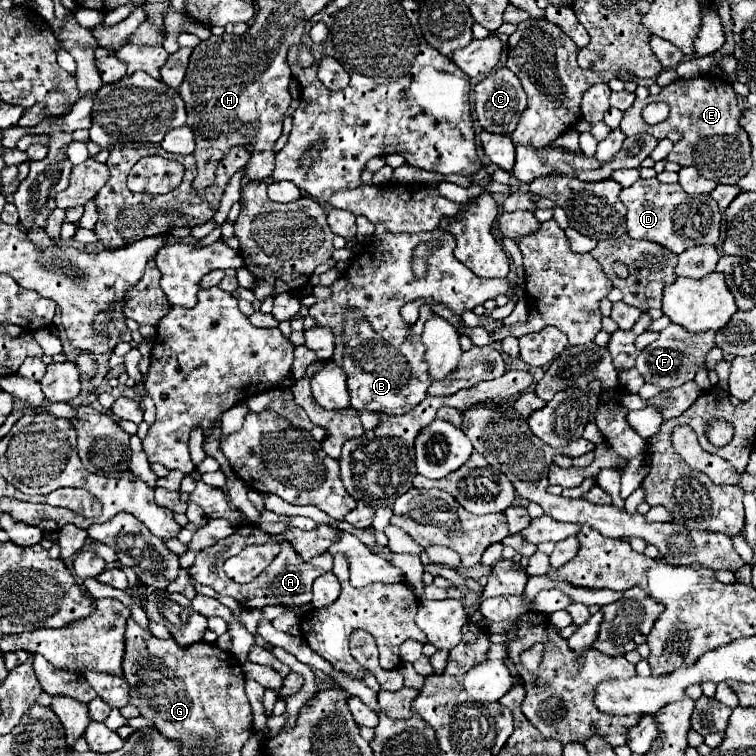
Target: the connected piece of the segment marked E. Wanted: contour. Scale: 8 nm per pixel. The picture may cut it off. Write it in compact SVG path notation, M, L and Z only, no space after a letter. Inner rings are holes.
M707 74L689 80L679 78L673 84L665 86L663 92L657 96L649 96L645 100L637 98L633 106L625 110L621 130L627 136L647 132L657 136L657 140L663 140L669 130L681 130L683 138L669 152L669 162L677 162L679 166L695 166L701 176L711 178L717 184L737 184L751 168L751 144L747 132L739 126L739 118L741 108L731 84L725 82L721 76ZM651 100L663 100L671 106L669 118L655 126L645 124L641 118L641 110L651 104Z

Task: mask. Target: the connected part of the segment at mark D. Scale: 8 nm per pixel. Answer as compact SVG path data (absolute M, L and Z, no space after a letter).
M651 178L623 188L619 198L627 206L627 230L635 240L653 240L675 254L719 240L721 212L709 194L689 196L679 184L661 184L657 178Z

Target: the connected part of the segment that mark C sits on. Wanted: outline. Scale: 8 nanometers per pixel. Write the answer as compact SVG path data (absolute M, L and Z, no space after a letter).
M497 68L497 70L489 72L473 90L475 90L477 120L479 120L481 128L485 132L509 136L517 128L517 122L527 108L527 96L525 96L525 90L523 90L519 78L509 68Z

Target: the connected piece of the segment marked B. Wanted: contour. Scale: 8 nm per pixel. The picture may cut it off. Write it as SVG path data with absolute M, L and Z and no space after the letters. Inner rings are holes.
M377 224L373 240L361 248L351 260L349 270L331 286L331 298L309 308L317 326L327 326L335 334L333 362L347 372L349 398L355 410L401 416L411 412L427 396L431 376L419 340L423 324L433 310L421 306L417 324L409 328L399 314L403 304L417 298L431 298L443 302L461 316L465 310L473 310L477 304L483 304L497 294L507 294L507 280L481 280L479 276L473 276L465 264L453 260L453 248L453 236L441 228L431 234L389 234ZM421 242L435 242L435 258L429 260L427 276L415 278L411 260L413 248Z

